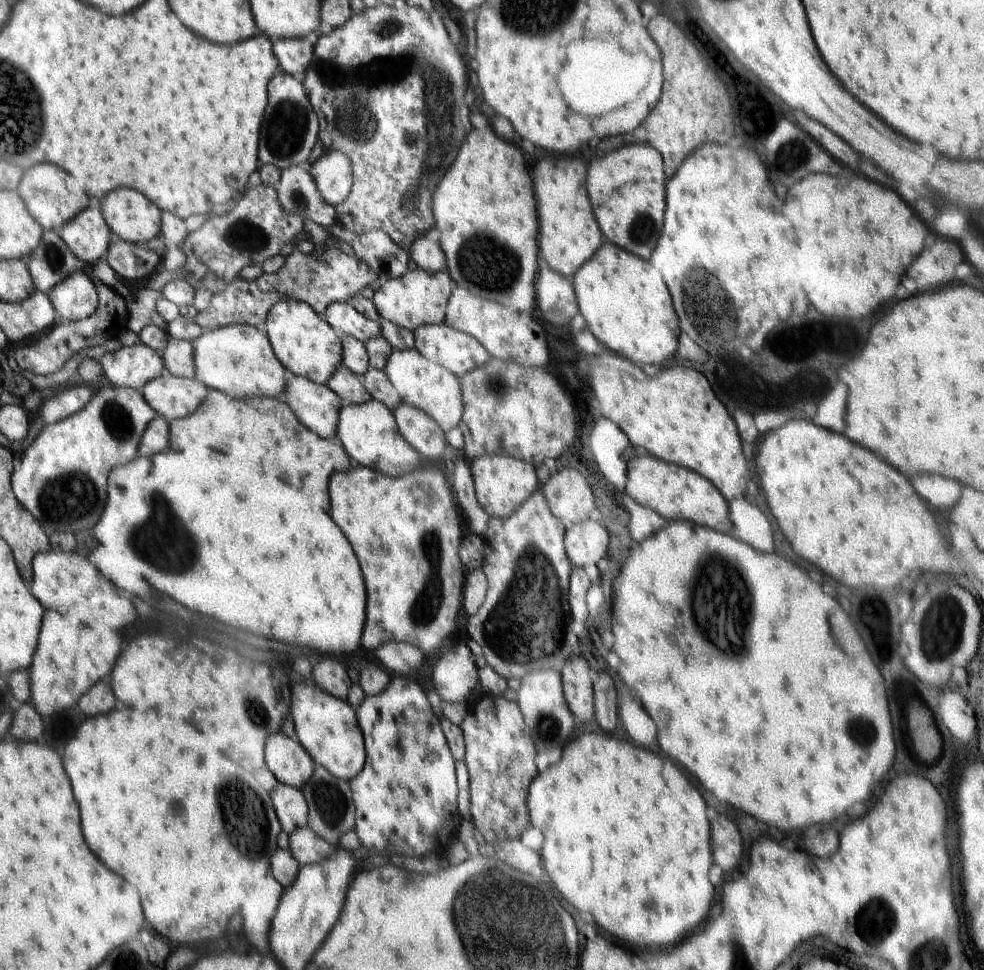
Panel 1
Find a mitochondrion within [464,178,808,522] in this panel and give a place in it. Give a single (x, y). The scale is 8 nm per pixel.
(699, 310)

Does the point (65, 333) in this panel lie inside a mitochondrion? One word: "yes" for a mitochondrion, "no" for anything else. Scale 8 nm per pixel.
no

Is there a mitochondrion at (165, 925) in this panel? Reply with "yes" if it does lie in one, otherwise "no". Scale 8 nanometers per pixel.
no

